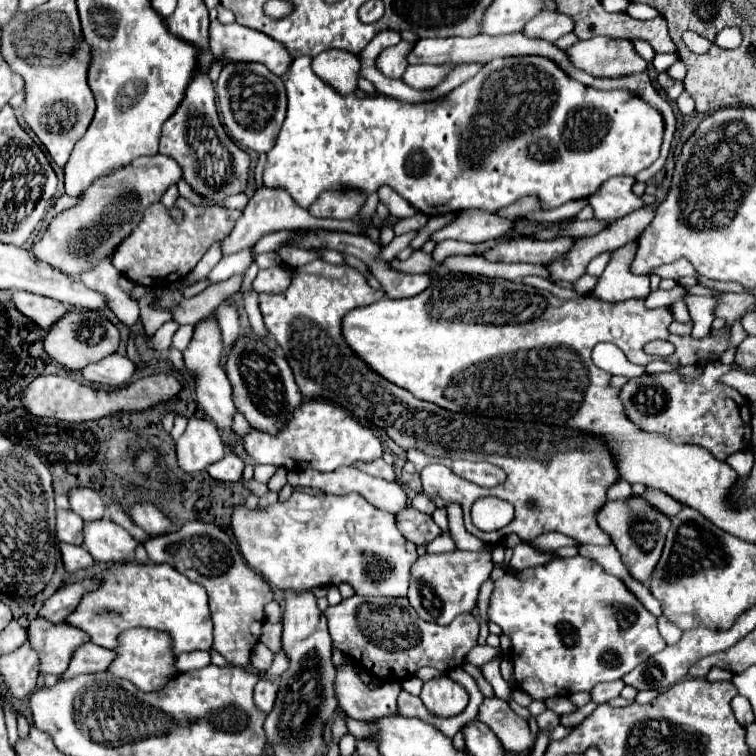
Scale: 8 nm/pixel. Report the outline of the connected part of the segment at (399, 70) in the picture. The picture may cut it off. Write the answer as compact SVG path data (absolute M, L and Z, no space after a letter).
M401 40L397 46L383 50L377 58L377 70L381 74L385 74L387 78L401 78L409 66L407 54L411 52L411 48L413 48L413 44Z

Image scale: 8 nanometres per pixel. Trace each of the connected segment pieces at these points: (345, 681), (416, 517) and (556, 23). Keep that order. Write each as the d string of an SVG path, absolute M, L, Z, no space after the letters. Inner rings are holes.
M343 662L335 670L335 698L341 710L351 718L375 720L389 716L395 710L401 690L399 682L389 682L371 690L361 682L355 664Z
M405 506L403 510L399 510L395 520L397 520L397 528L401 530L401 534L413 544L429 544L435 536L441 534L441 528L433 522L433 518L429 514L415 510L413 506ZM423 524L427 524L425 534L421 532Z
M547 10L547 12L539 12L535 18L531 18L531 22L527 22L523 32L529 38L543 38L547 42L553 42L559 36L573 32L573 20L555 10Z

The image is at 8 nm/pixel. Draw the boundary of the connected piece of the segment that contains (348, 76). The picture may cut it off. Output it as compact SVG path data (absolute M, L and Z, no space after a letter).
M327 50L313 58L311 68L323 82L335 86L339 94L355 94L359 78L359 58L347 50Z

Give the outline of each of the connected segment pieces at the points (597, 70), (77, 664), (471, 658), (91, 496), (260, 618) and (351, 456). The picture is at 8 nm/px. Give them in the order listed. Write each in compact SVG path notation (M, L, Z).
M595 36L579 40L565 50L571 64L591 76L619 78L627 74L639 74L647 68L647 62L639 58L631 40L615 40Z
M85 644L79 646L71 658L71 664L63 678L73 678L77 674L87 674L87 672L103 672L111 666L115 660L115 650L99 648L97 644Z
M477 646L471 650L471 654L467 656L467 662L471 662L473 666L483 666L485 662L493 660L501 650L499 648L489 648L489 646Z
M73 488L69 492L69 502L71 502L73 512L77 512L85 522L105 518L103 500L91 488Z
M185 522L185 528L167 536L147 538L143 546L153 564L169 564L207 590L211 620L215 626L213 648L231 664L257 674L257 670L249 664L249 656L261 636L261 626L265 622L263 608L273 600L273 592L271 586L267 586L267 582L255 574L247 562L243 562L237 544L215 524Z
M321 398L305 400L299 410L295 410L293 418L287 420L287 426L283 426L277 434L251 428L243 436L243 446L257 464L273 464L287 470L313 468L319 472L331 472L339 466L353 466L359 460L371 462L383 454L380 440L373 436L369 428L361 426L349 410Z

